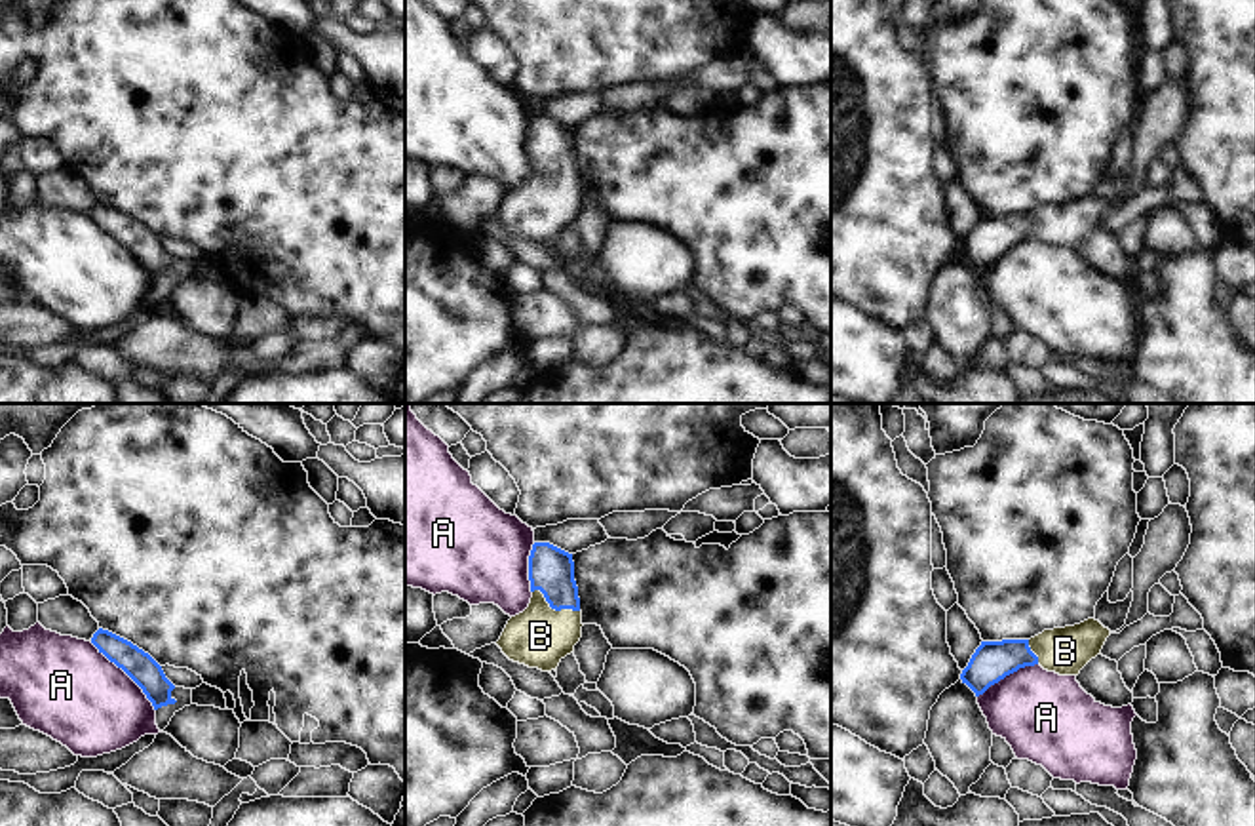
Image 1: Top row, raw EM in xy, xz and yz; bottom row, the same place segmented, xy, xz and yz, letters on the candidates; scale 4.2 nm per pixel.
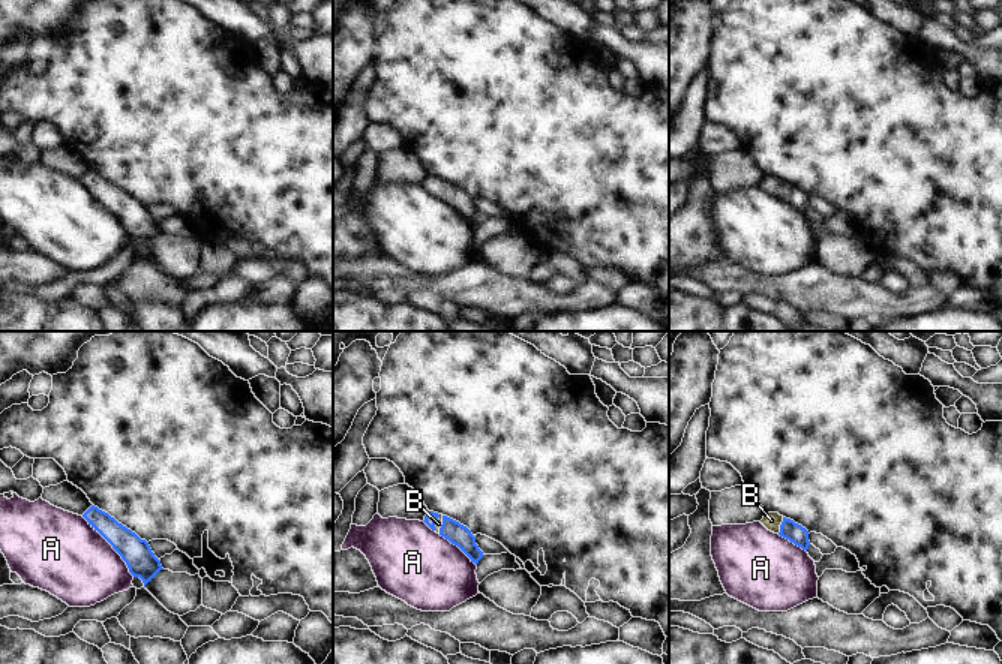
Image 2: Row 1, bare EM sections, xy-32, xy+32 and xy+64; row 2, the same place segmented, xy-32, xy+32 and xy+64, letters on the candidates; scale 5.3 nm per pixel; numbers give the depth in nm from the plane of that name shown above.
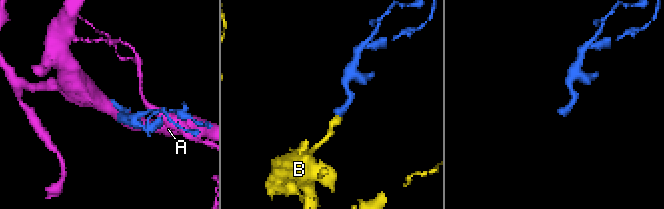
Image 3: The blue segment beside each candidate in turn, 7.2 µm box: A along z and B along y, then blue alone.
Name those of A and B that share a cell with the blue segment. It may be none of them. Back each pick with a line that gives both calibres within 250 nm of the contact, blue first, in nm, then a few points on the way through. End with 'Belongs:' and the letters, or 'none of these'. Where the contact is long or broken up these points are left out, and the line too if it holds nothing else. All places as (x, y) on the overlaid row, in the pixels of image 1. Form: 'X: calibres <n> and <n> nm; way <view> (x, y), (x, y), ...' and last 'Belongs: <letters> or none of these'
B: calibres 190 and 260 nm; way xz (550, 570), (554, 608), (552, 625), (540, 636)
Belongs: B

